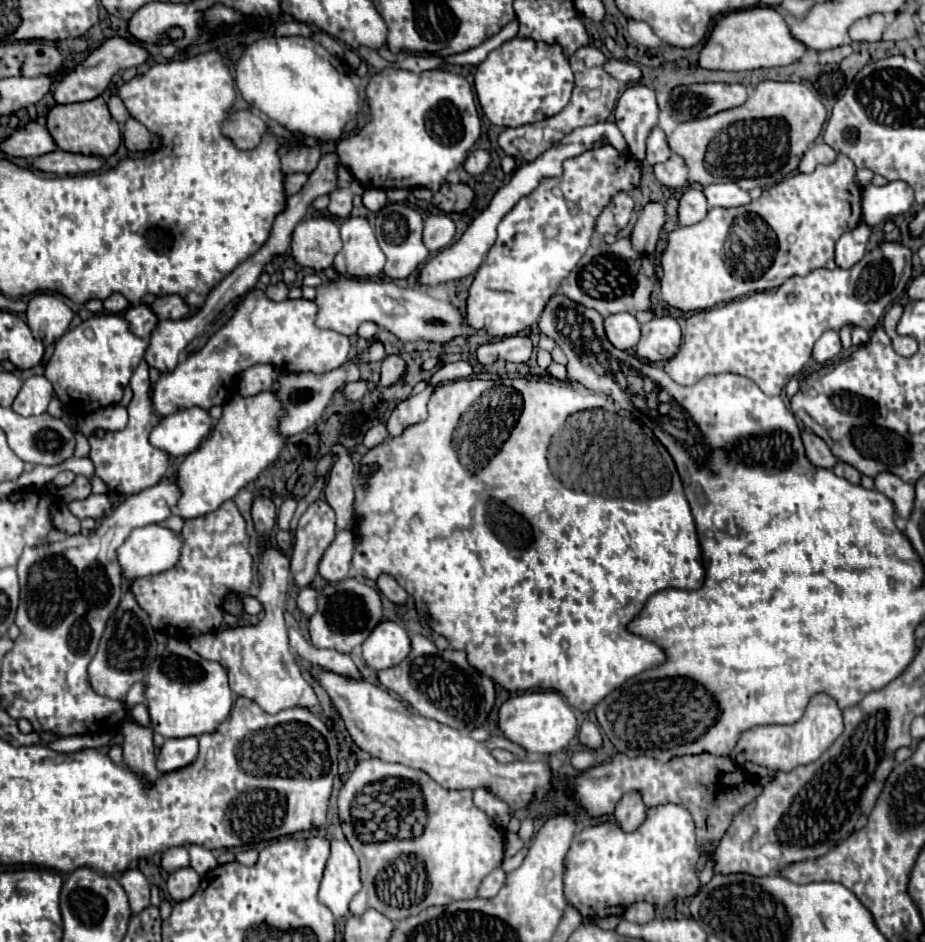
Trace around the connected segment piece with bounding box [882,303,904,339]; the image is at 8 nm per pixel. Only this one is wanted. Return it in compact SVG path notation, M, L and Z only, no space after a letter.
M894 303L888 311L886 311L886 315L884 315L884 321L882 321L882 325L884 325L884 329L886 329L886 333L894 339L896 337L896 323L898 323L898 319L902 317L902 311L904 311L904 307L900 305L900 303Z

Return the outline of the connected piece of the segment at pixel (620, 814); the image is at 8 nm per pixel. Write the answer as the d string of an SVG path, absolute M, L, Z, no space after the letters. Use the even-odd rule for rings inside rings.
M628 791L618 801L616 811L614 811L616 821L620 823L624 831L634 831L644 821L644 815L646 815L646 805L642 801L640 791Z

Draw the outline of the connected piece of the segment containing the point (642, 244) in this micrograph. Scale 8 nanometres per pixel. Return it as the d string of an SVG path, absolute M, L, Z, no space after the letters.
M650 201L642 209L642 213L632 229L634 247L642 253L652 253L658 243L664 221L666 221L666 205L660 201Z

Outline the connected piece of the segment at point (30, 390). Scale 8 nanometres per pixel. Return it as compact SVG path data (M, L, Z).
M32 375L24 381L20 393L12 403L12 409L22 417L42 415L52 399L52 393L52 385L44 375Z

